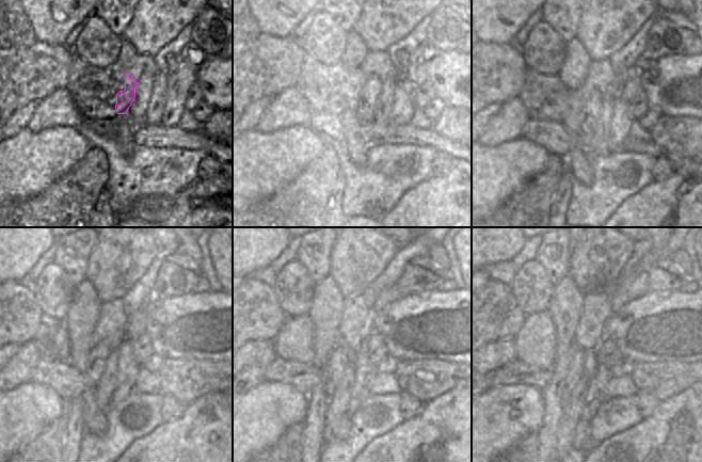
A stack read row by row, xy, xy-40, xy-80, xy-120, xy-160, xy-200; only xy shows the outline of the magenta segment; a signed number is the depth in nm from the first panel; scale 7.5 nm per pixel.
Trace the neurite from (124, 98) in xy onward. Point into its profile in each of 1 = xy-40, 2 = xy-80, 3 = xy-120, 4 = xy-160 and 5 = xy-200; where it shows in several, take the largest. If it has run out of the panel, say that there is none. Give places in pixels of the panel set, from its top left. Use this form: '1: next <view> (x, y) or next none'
1: next xy-40 (367, 104)
2: next xy-80 (606, 109)
3: next xy-120 (128, 368)
4: next xy-160 (365, 370)
5: next xy-200 (597, 385)

